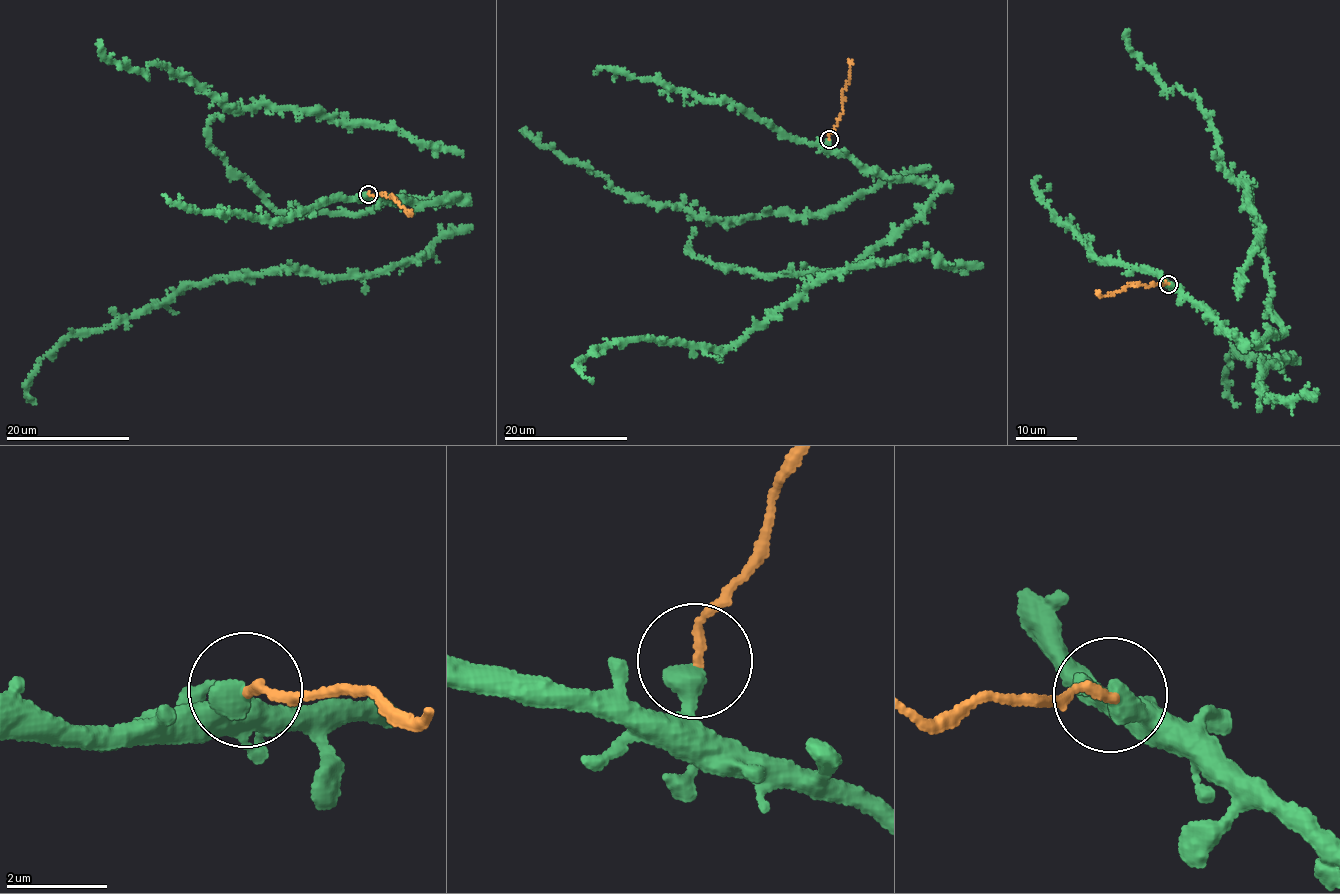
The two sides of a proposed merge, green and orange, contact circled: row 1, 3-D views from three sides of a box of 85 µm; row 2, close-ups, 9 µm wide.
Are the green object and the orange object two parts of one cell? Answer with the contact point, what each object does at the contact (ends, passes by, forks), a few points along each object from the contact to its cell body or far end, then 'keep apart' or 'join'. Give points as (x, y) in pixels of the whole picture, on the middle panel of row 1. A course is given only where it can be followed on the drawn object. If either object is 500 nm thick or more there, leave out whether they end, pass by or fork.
at (829, 139); green ends there; orange ends there; green runs (828, 140), (889, 177), (938, 190), (843, 270), (764, 275), (685, 246), (695, 218), (834, 211), (931, 166); orange runs (828, 139), (842, 111), (843, 90), (851, 75), (849, 60); keep apart

